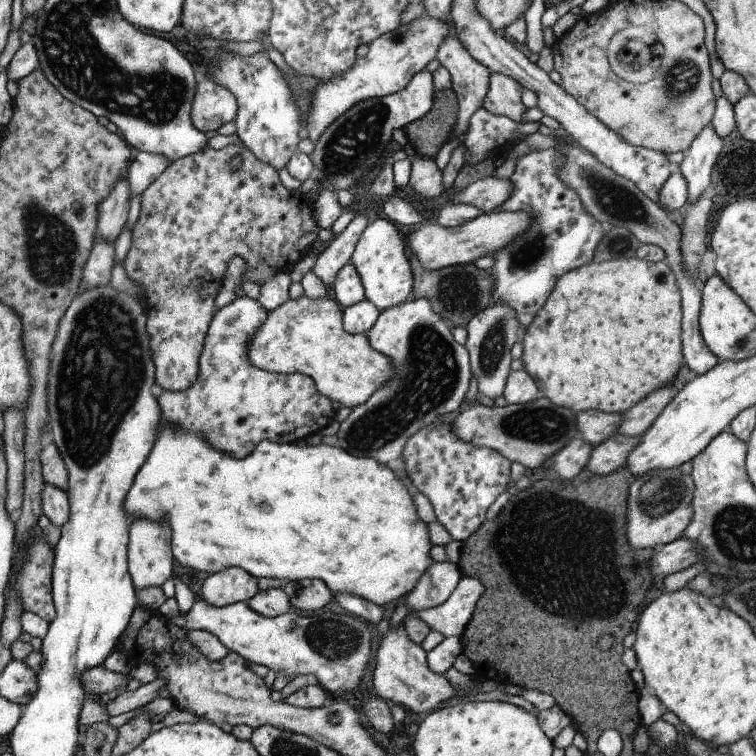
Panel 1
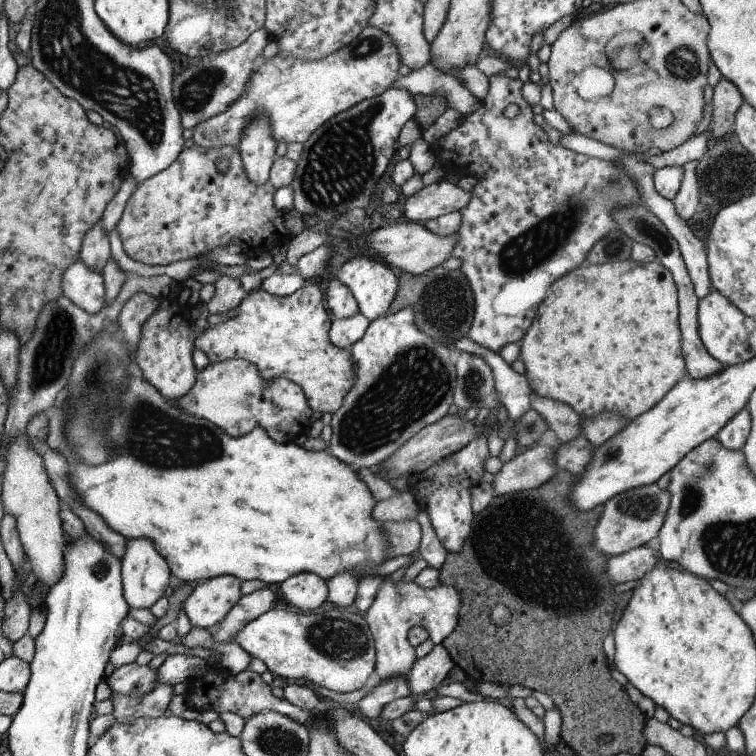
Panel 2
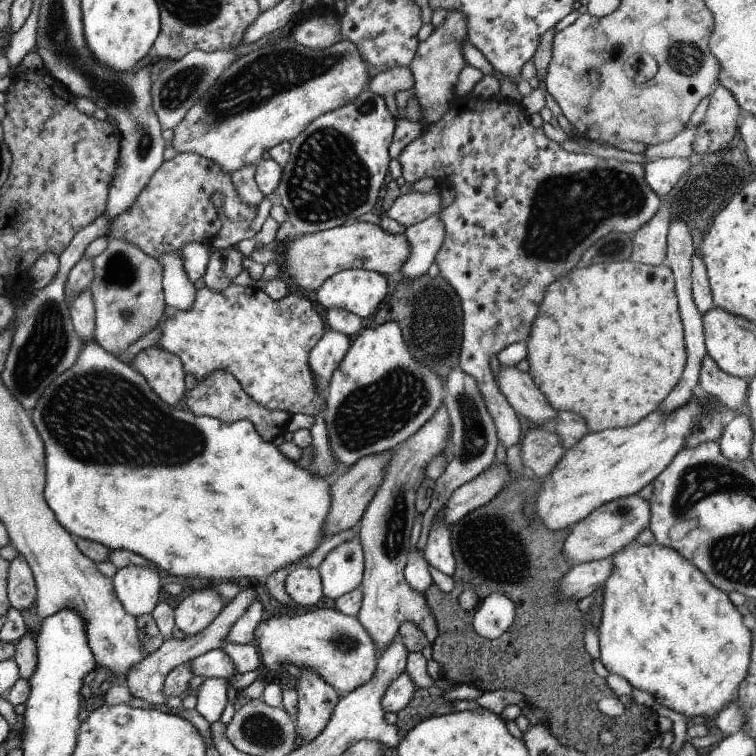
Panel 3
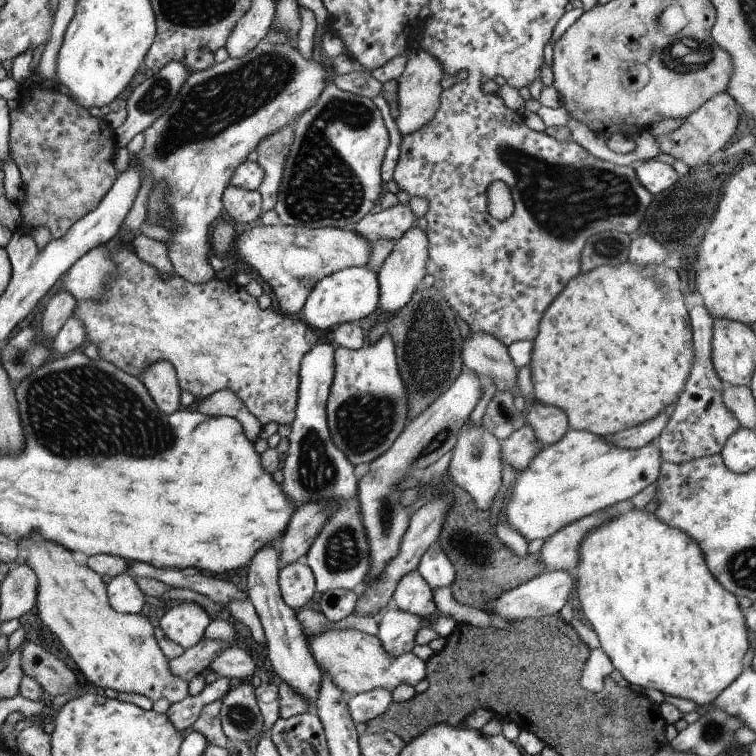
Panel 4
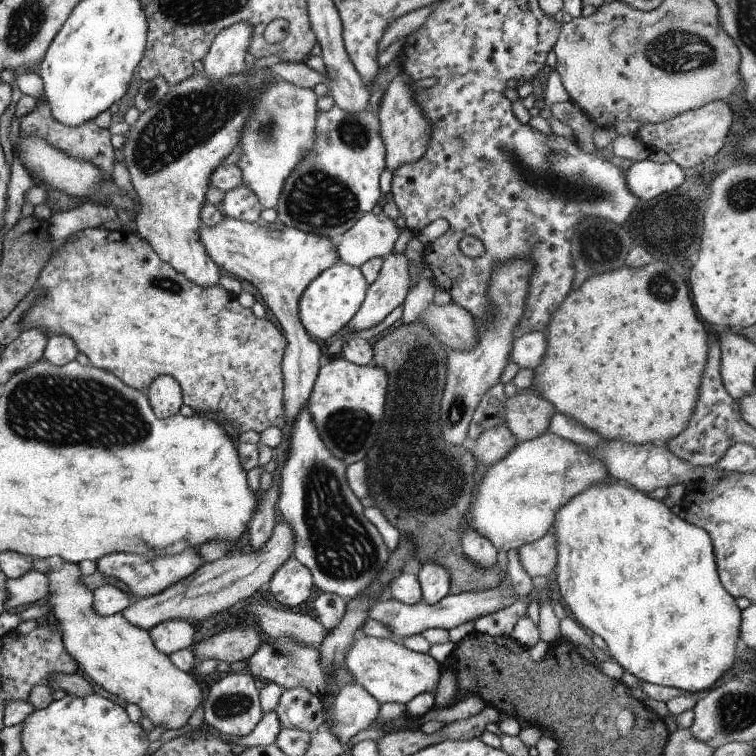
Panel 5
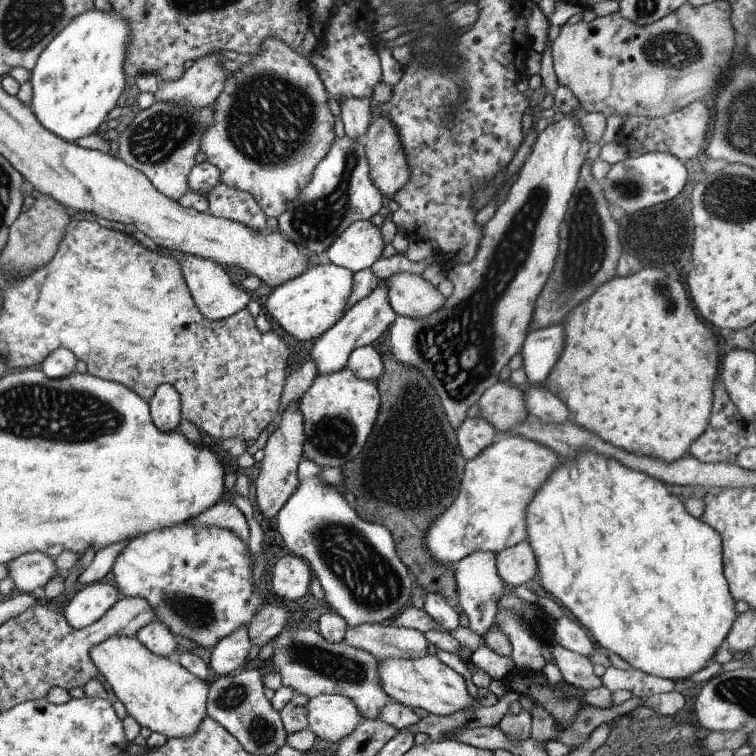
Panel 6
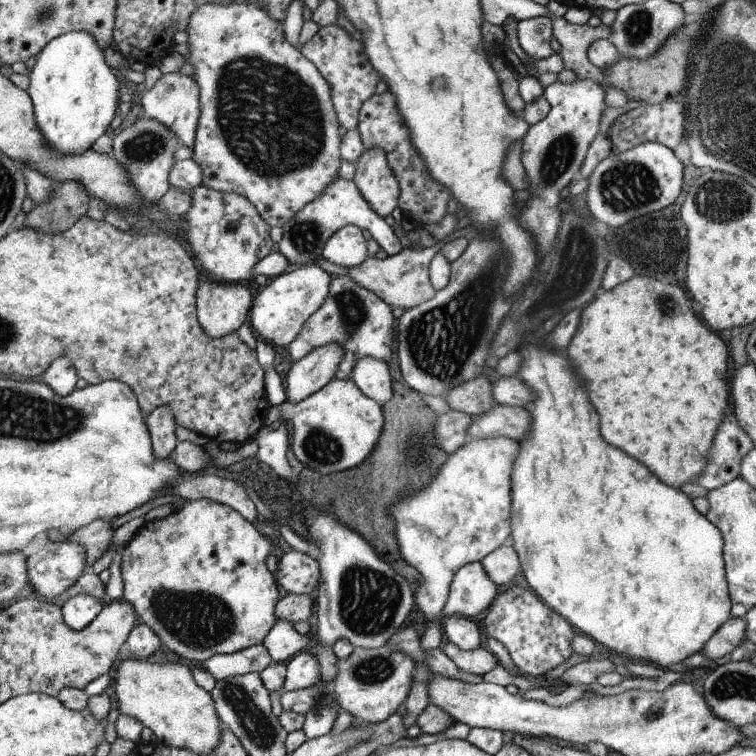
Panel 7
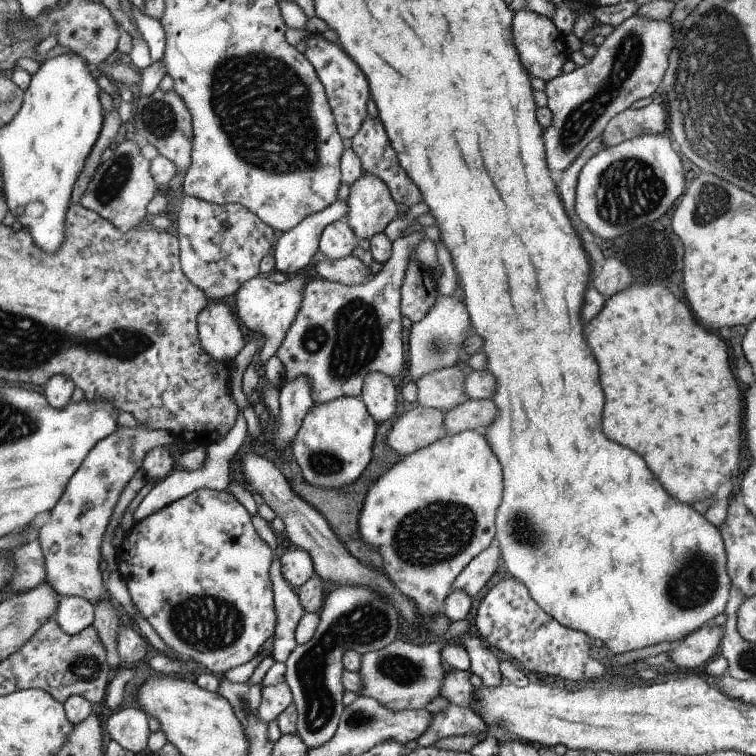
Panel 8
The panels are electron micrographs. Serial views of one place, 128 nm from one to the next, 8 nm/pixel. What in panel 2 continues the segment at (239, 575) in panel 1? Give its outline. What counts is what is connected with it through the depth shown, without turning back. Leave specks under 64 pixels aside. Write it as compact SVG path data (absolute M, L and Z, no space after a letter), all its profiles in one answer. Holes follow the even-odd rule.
M218 576L212 580L206 580L202 584L195 584L193 592L184 602L184 612L194 628L214 628L220 624L221 620L226 618L226 613L234 608L234 604L242 598L240 582L230 576Z

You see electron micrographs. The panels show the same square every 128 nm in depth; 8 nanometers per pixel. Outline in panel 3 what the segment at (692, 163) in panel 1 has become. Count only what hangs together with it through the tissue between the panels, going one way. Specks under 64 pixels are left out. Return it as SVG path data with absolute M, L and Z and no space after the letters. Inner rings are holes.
M672 218L669 222L669 233L667 236L667 254L666 254L666 264L672 269L676 294L679 302L680 316L682 317L683 327L685 330L685 344L687 348L687 361L686 368L682 373L682 378L678 381L678 384L670 391L670 394L664 399L660 406L660 410L664 414L670 414L672 410L680 408L682 404L688 402L688 398L692 394L699 390L698 376L700 376L700 368L702 368L702 360L707 354L704 340L704 327L703 318L701 312L696 308L693 300L693 290L692 290L692 256L694 256L694 248L692 236L690 235L690 230L688 226L680 220L680 218Z

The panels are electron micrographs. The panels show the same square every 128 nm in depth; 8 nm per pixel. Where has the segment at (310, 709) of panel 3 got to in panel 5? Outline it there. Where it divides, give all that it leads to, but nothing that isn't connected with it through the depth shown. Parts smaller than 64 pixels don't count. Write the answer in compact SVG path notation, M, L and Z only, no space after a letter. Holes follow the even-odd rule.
M224 216L222 222L216 226L206 226L202 223L198 230L198 236L200 236L202 246L206 248L206 254L216 262L221 270L228 274L234 274L235 282L238 279L246 280L252 286L256 286L260 296L280 322L284 338L288 342L284 358L282 358L282 374L284 374L282 408L284 408L286 426L281 428L282 442L273 458L276 462L276 470L273 472L272 486L266 491L259 491L258 504L256 504L252 522L248 524L245 542L247 549L256 552L272 538L274 527L277 525L279 517L276 502L278 502L278 494L280 494L280 472L288 460L292 428L294 428L294 422L300 416L302 408L308 404L308 398L311 397L321 368L320 347L312 340L300 322L300 312L298 312L300 296L318 274L322 274L323 270L328 270L330 266L340 262L338 252L336 252L338 246L332 246L330 238L326 238L326 236L318 236L312 232L284 226L278 220L274 223L267 223L262 218L256 222L246 222L241 218Z

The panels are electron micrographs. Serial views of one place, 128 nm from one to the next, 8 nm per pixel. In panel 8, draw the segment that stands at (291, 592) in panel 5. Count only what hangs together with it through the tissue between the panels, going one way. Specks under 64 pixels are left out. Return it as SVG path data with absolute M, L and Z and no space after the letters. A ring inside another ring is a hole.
M300 547L286 552L279 561L284 580L292 588L304 586L312 576L317 574L310 554Z

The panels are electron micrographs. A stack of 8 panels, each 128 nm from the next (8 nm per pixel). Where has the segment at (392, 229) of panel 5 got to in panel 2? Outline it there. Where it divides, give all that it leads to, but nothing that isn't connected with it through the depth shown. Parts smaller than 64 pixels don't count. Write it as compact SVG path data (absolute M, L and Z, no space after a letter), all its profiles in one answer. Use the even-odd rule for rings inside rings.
M442 179L426 186L410 198L406 197L402 214L412 222L425 223L427 220L466 208L470 198L472 190L464 191L457 184Z

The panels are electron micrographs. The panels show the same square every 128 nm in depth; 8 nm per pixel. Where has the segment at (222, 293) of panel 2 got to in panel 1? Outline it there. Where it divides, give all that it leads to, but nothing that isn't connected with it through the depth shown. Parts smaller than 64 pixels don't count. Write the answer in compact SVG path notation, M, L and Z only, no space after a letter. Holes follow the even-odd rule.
M238 296L228 306L218 309L205 338L196 382L186 391L165 390L158 396L158 406L162 410L164 425L176 426L182 432L200 432L212 448L242 460L250 456L262 440L270 440L276 444L303 442L334 421L336 410L333 408L332 400L316 390L316 384L310 376L300 373L293 375L272 373L250 364L248 342L252 334L260 328L260 324L268 318L268 312L270 310L248 296Z

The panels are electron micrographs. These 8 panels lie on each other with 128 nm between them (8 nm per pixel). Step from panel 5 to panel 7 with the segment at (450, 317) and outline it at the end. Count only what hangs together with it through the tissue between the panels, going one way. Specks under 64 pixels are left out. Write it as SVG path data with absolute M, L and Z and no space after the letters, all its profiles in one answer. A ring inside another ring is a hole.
M436 245L424 250L414 250L407 247L402 249L400 254L389 255L384 260L368 257L366 262L362 262L354 268L348 268L348 277L352 278L352 282L356 282L356 284L377 294L393 309L403 308L407 311L413 306L420 306L420 304L434 298L436 290L430 282L429 268L430 261L437 251Z

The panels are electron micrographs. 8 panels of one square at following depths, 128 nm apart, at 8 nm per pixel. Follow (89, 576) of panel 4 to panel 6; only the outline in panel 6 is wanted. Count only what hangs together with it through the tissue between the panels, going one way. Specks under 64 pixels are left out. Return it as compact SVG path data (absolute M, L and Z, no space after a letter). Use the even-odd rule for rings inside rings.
M135 636L111 637L97 645L91 651L91 657L97 664L99 674L106 678L106 682L110 684L118 700L126 707L128 715L133 717L140 727L162 734L166 739L188 739L197 734L198 728L207 718L209 684L185 670L179 662L172 662L170 658L149 652Z

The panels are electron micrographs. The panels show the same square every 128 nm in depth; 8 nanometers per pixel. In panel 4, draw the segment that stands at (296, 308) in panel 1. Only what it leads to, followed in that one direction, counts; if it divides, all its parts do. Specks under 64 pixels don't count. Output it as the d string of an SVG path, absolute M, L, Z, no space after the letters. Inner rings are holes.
M132 247L120 248L116 250L112 256L110 256L114 262L116 262L116 278L108 280L108 286L106 290L102 292L102 298L98 302L86 302L78 301L78 306L74 308L74 316L78 316L84 324L84 330L86 330L87 343L92 343L98 352L100 352L100 358L108 362L114 363L120 370L126 371L128 374L136 377L140 377L140 374L160 362L160 360L166 360L170 364L174 365L177 370L178 380L180 380L181 390L188 390L190 394L193 394L197 401L204 400L208 396L212 396L214 392L218 390L232 390L244 404L246 408L258 418L258 422L262 425L266 425L269 422L276 422L276 424L288 424L290 426L294 422L296 416L296 404L298 404L299 395L299 370L302 357L313 347L316 346L318 337L315 334L314 328L310 328L306 324L306 320L303 317L288 318L288 316L282 316L282 312L276 308L264 308L260 307L259 298L251 296L242 285L238 285L234 278L222 280L216 278L202 279L202 280L184 280L181 276L174 276L174 274L168 274L164 276L162 272L158 272L154 266L142 262Z

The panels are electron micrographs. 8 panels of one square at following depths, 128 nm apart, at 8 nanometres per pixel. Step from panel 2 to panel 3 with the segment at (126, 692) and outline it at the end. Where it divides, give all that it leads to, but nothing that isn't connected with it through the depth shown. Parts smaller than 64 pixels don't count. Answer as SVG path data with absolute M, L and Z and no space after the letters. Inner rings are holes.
M248 588L240 591L235 598L228 601L228 604L222 609L222 612L216 616L216 620L213 620L204 630L201 630L194 636L187 636L184 639L173 639L172 637L165 640L164 644L158 648L154 653L149 656L145 656L136 662L130 672L126 674L127 687L130 690L130 694L134 698L141 698L146 700L148 704L156 704L156 706L164 706L164 691L163 684L166 680L166 676L170 674L170 670L174 670L176 666L184 664L184 662L193 661L199 656L204 656L209 650L216 650L216 648L222 648L222 640L226 638L228 630L232 628L232 624L256 602L258 593L255 589Z

